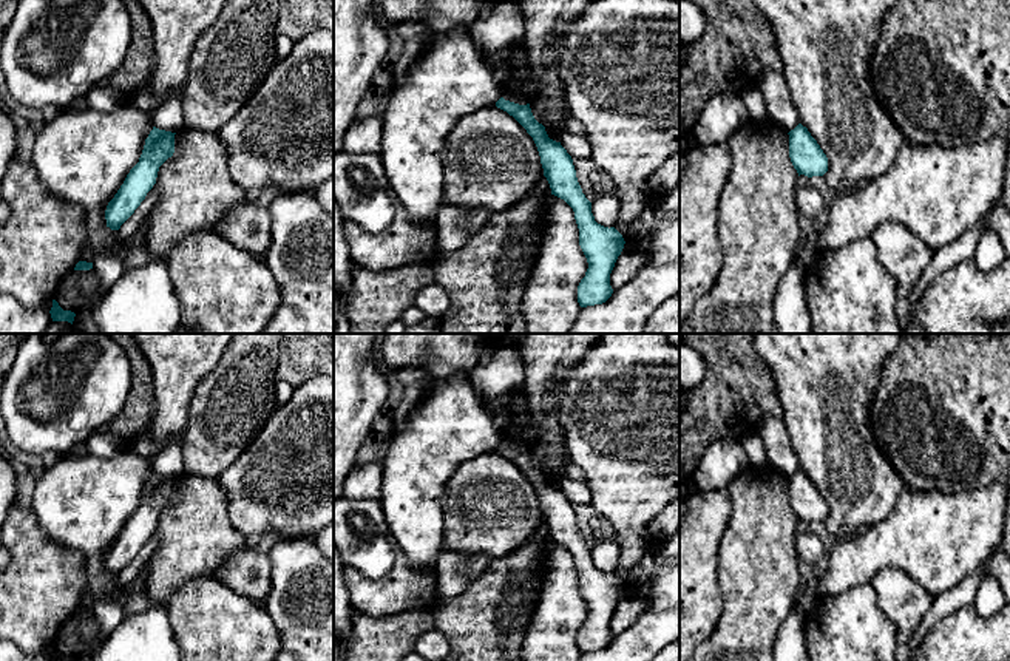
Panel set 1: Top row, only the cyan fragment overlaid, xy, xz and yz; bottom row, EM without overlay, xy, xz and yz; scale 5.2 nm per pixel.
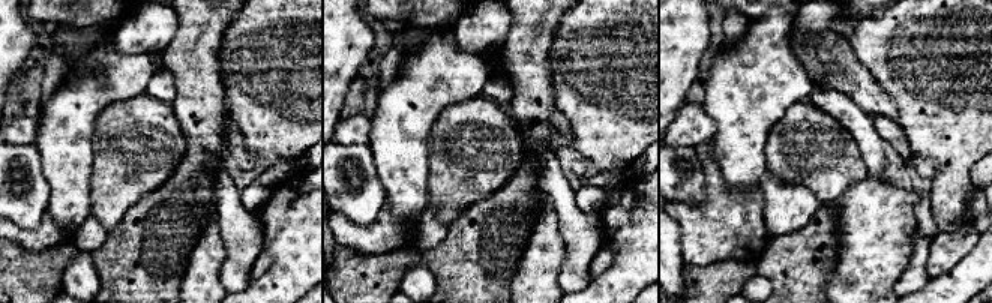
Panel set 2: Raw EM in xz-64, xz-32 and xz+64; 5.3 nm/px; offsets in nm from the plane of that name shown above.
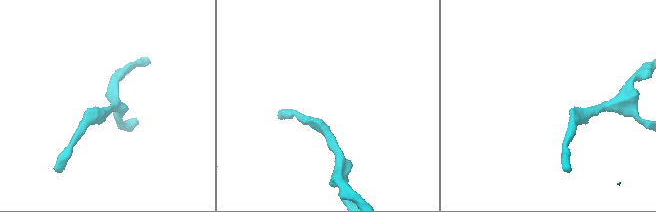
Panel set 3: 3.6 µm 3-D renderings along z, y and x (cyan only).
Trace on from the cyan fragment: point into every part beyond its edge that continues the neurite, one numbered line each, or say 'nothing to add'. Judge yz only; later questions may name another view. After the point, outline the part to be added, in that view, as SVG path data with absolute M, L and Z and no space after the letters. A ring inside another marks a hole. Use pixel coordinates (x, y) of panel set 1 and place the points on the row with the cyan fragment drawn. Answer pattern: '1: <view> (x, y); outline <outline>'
nothing to add

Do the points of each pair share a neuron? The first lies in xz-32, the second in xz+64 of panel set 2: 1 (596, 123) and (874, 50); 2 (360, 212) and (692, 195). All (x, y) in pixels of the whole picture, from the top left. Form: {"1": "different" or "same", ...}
{"1": "same", "2": "same"}

